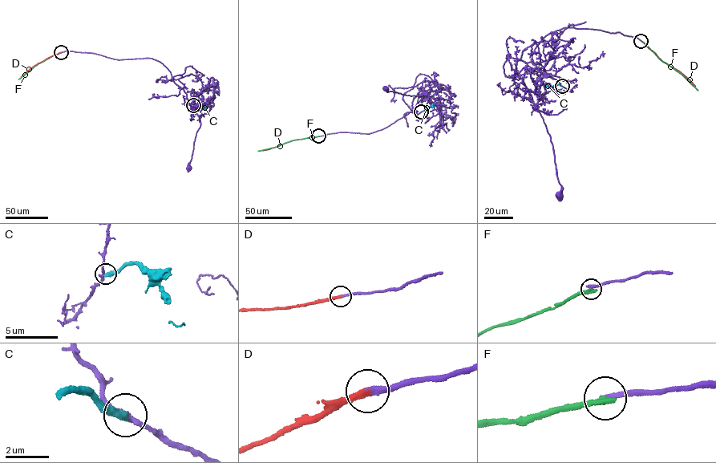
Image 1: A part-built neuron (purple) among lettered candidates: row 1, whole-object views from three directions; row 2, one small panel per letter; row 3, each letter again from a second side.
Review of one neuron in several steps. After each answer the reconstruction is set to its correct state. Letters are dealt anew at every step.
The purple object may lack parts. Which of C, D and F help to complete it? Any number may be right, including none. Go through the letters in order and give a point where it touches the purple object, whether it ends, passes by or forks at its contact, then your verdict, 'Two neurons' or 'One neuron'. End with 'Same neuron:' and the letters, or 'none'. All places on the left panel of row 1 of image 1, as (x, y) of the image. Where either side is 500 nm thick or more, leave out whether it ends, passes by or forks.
C: Touches purple at (193, 105). It ends there. Two neurons
D: Touches purple at (61, 52). It ends there. One neuron
F: Touches purple at (61, 52). It ends there. Two neurons
Same neuron: D

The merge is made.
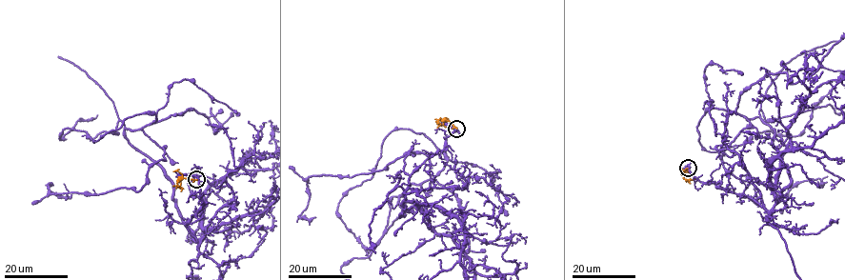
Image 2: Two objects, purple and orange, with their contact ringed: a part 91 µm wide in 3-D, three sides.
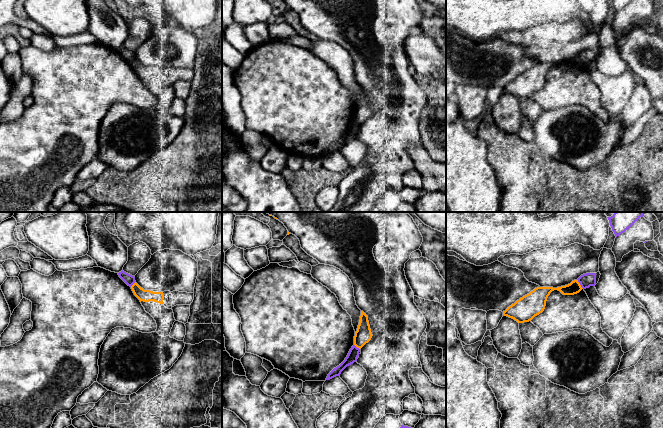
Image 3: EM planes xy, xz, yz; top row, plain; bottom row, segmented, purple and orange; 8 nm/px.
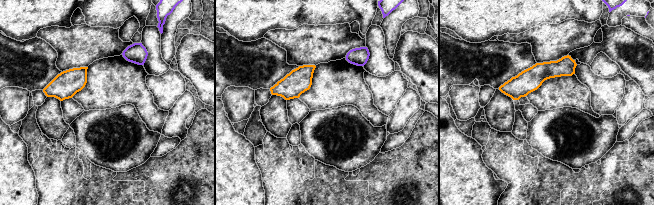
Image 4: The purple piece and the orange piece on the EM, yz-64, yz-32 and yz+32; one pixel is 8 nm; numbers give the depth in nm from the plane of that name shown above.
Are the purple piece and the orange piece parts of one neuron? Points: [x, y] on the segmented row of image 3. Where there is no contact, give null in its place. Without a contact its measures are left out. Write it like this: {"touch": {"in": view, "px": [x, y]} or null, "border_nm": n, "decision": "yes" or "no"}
{"touch": {"in": "yz", "px": [580, 284]}, "border_nm": 90, "decision": "no"}

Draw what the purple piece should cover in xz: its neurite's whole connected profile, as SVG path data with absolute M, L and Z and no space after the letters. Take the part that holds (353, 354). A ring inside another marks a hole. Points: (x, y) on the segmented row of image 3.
M355 345L352 346L350 349L347 357L345 360L336 368L334 368L327 376L326 380L330 380L336 376L340 376L341 372L349 365L353 364L357 361L357 358L359 356L360 349L357 348Z

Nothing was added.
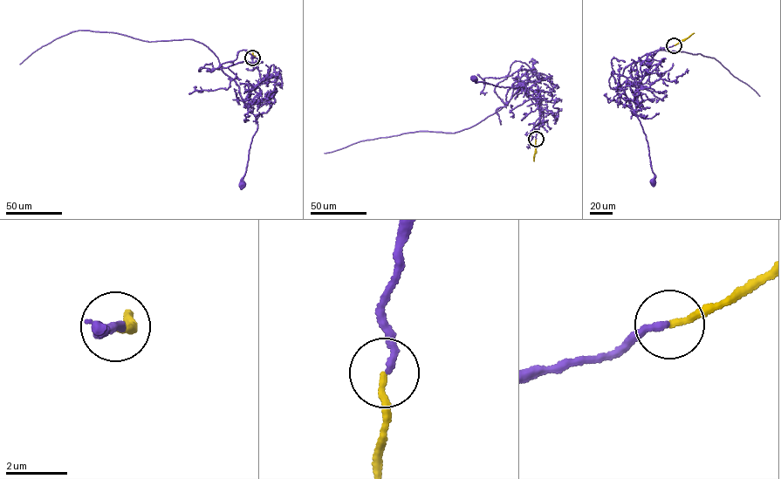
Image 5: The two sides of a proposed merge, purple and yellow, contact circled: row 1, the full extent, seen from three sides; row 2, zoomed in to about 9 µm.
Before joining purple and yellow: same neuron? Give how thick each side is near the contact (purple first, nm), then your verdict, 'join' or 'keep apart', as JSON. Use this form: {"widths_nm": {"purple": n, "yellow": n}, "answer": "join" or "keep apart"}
{"widths_nm": {"purple": 240, "yellow": 220}, "answer": "join"}

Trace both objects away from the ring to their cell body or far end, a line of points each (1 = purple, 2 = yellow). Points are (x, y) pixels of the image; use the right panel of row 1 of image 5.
1: (674, 45), (647, 64), (633, 62), (622, 75), (636, 82), (641, 99), (633, 113), (646, 134), (653, 181)
2: (674, 45), (694, 33)

